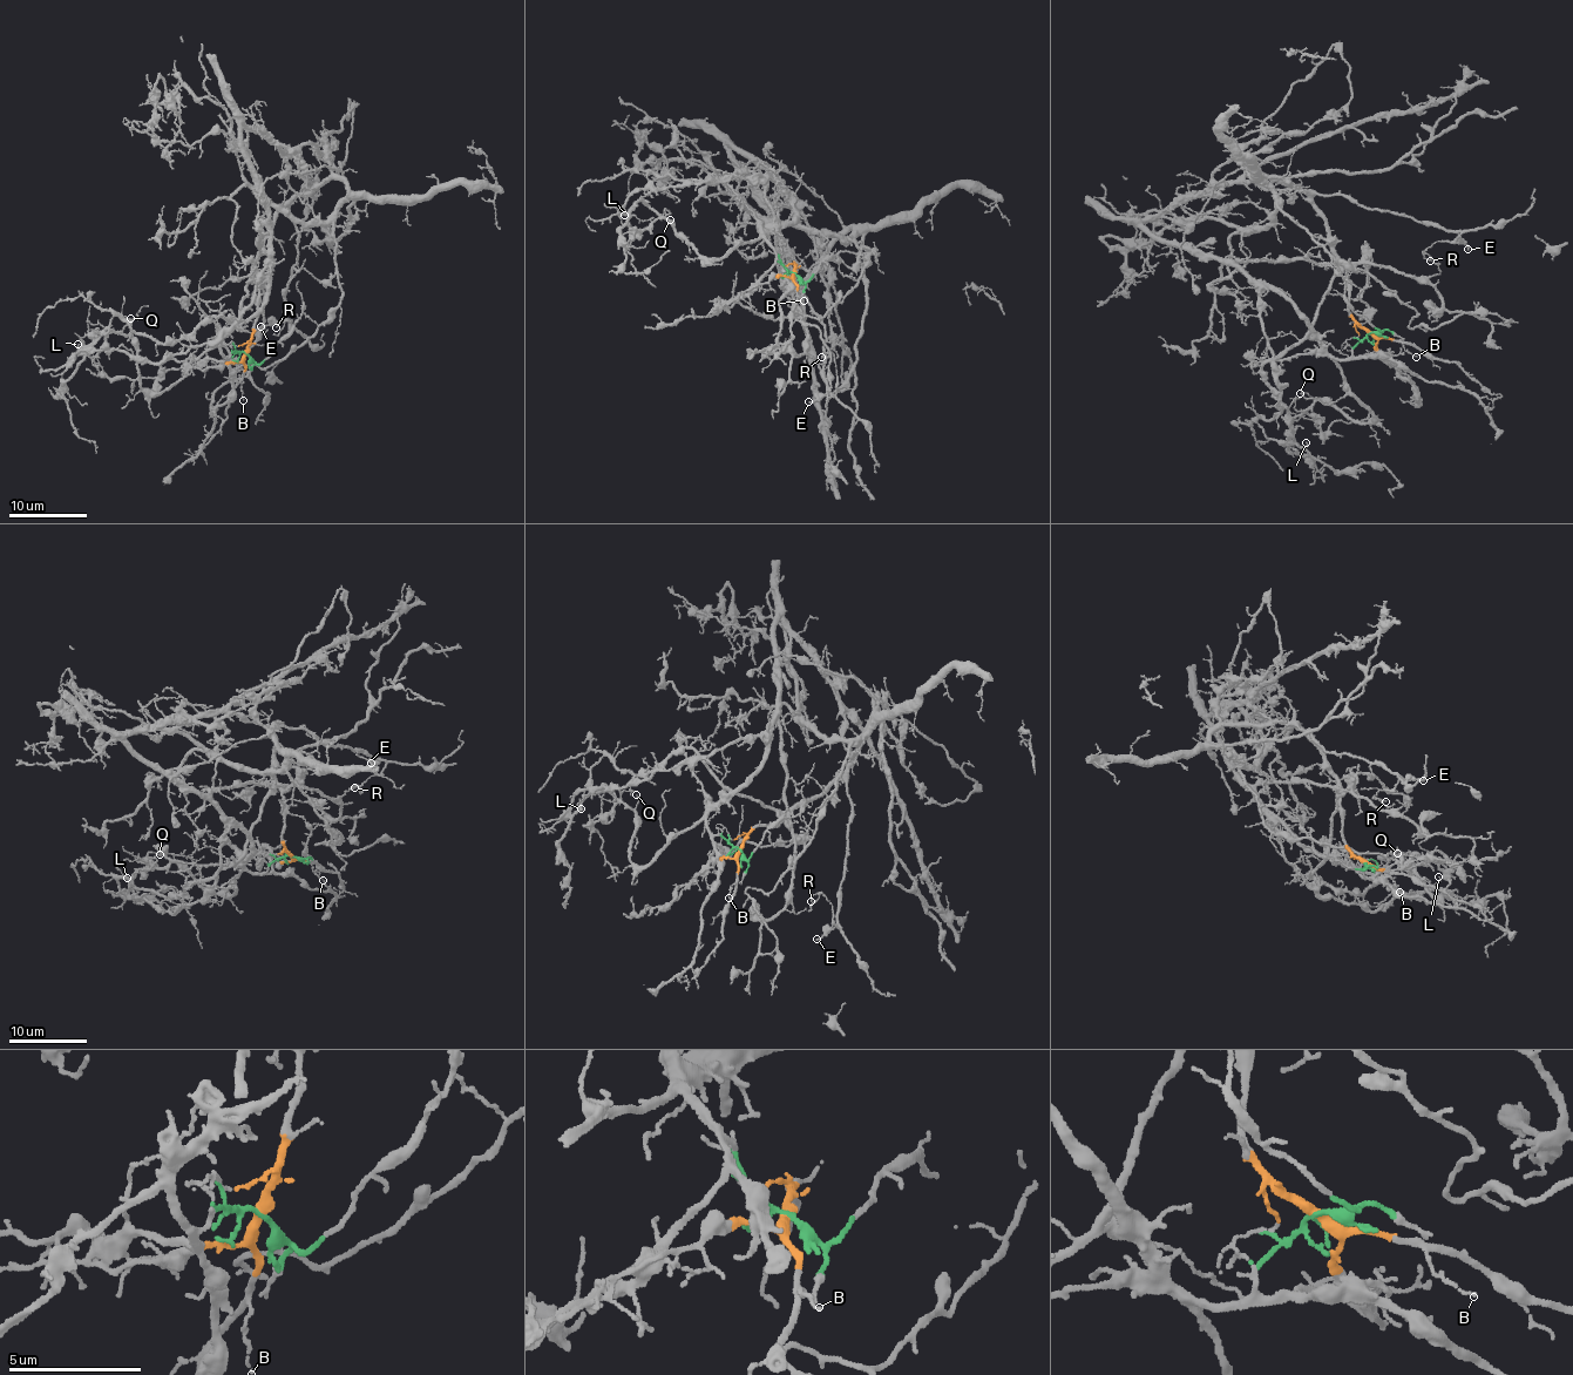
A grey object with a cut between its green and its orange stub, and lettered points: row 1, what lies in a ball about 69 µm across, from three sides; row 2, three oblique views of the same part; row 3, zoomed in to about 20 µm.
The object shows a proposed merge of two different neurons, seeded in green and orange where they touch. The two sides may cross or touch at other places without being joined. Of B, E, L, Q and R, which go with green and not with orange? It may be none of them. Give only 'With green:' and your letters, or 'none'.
With green: L, Q

